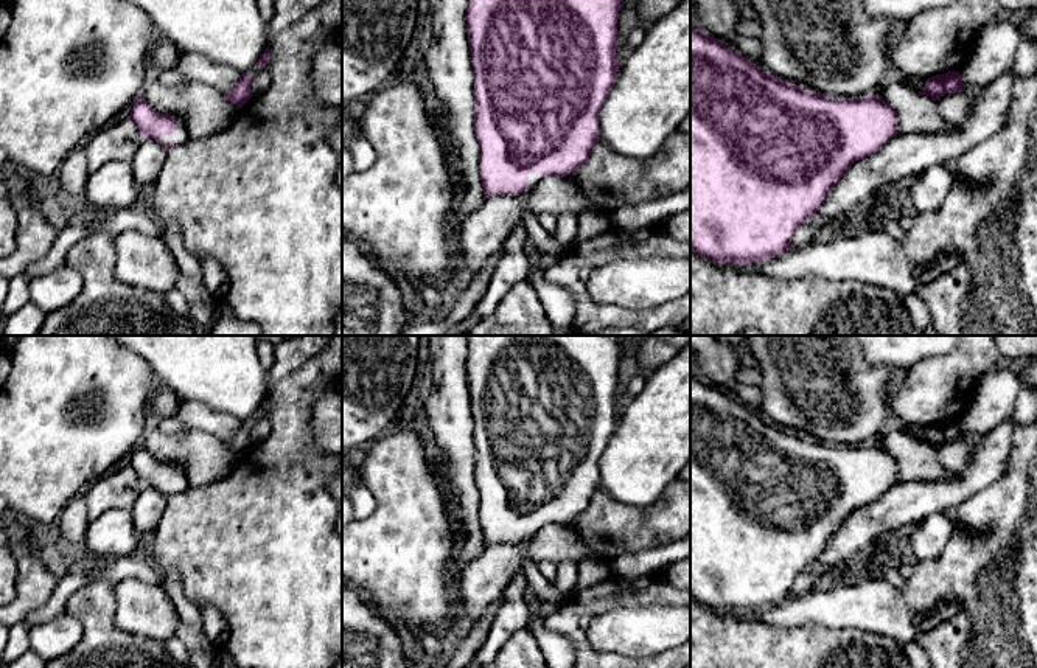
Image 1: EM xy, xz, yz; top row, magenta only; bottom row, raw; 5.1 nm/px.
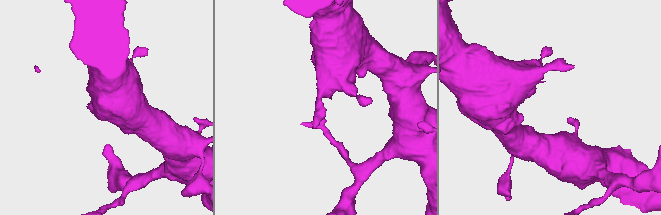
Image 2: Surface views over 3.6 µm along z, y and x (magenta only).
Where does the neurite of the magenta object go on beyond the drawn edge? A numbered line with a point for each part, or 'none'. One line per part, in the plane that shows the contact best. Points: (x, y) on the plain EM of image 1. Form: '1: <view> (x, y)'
1: xy (181, 483)

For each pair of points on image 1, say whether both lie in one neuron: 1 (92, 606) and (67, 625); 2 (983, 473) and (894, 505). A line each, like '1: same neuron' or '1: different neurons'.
1: different neurons
2: same neuron

